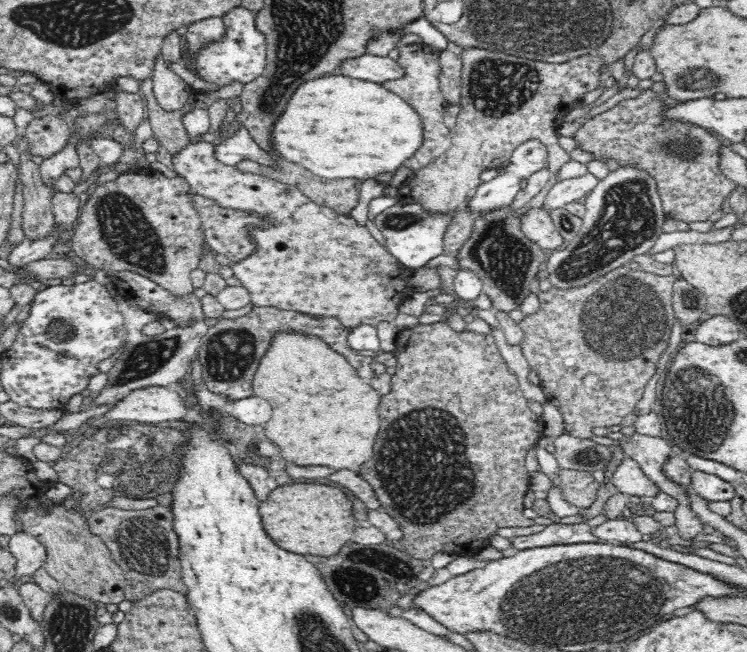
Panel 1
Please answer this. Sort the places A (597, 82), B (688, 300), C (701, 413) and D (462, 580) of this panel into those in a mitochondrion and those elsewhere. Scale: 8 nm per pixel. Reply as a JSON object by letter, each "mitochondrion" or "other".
{"A":"other","B":"mitochondrion","C":"mitochondrion","D":"other"}

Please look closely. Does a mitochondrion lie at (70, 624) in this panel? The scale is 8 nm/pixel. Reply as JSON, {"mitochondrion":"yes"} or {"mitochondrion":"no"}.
{"mitochondrion":"yes"}

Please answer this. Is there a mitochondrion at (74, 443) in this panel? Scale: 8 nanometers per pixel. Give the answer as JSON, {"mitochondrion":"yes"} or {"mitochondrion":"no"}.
{"mitochondrion":"no"}

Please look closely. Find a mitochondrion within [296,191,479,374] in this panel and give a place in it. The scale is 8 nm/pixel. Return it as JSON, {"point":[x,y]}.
{"point":[405,218]}

